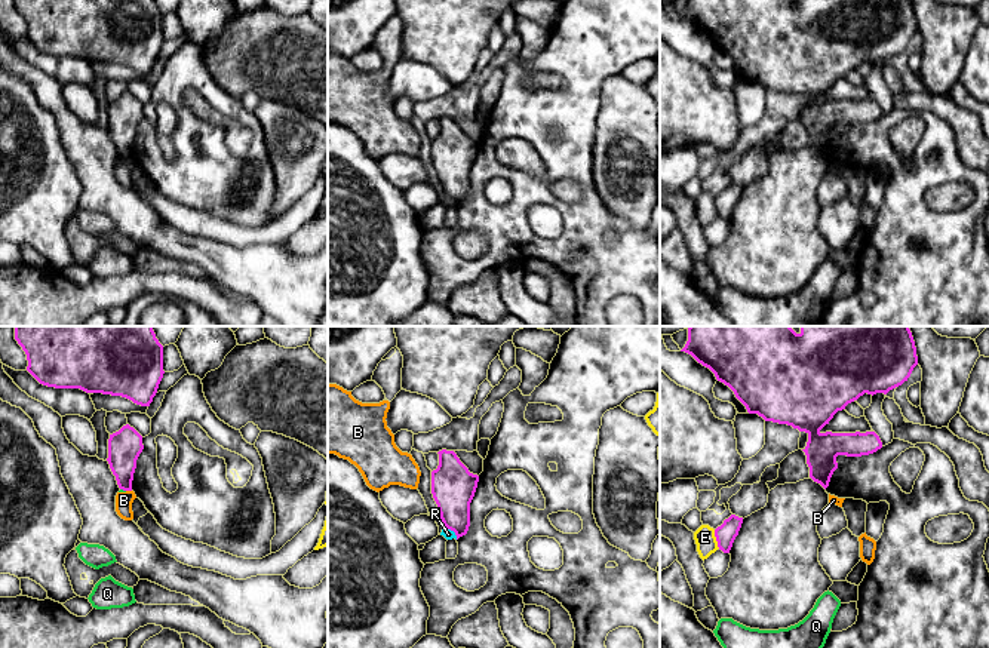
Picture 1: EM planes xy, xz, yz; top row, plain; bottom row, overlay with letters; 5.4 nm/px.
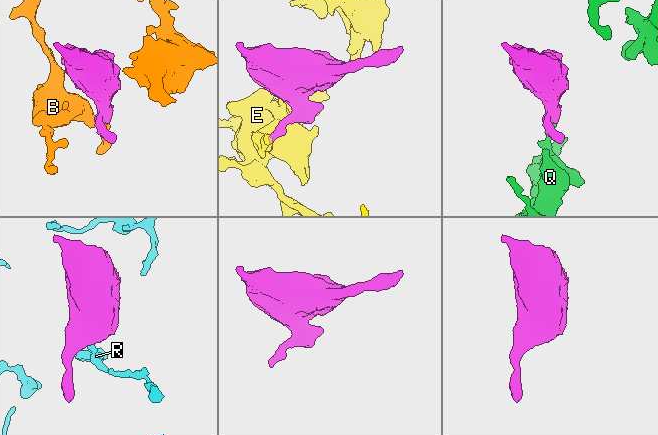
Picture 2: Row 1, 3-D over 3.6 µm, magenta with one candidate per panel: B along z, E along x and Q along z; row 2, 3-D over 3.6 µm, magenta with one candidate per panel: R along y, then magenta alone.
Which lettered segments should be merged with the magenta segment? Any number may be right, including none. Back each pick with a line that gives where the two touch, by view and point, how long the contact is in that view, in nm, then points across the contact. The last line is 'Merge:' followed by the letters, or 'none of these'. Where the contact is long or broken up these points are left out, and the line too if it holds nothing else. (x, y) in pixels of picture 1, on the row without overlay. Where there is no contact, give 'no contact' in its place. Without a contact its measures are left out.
Merge: none of these

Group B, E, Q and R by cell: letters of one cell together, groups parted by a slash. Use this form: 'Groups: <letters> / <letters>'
Groups: B / E / Q / R

